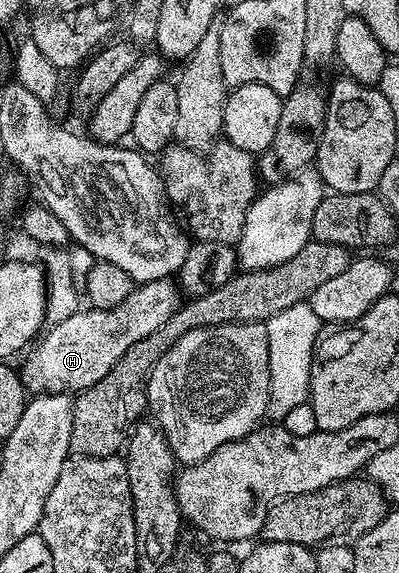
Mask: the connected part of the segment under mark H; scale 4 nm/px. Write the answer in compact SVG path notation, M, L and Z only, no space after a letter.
M160 278L154 282L140 283L133 289L131 296L127 296L127 300L123 300L123 304L113 310L85 308L62 322L52 323L40 335L36 343L38 346L30 352L25 362L23 381L26 387L30 391L47 394L87 389L91 384L103 380L103 376L115 368L127 348L151 336L151 332L157 328L163 328L163 324L171 320L182 302L178 283L169 278Z

